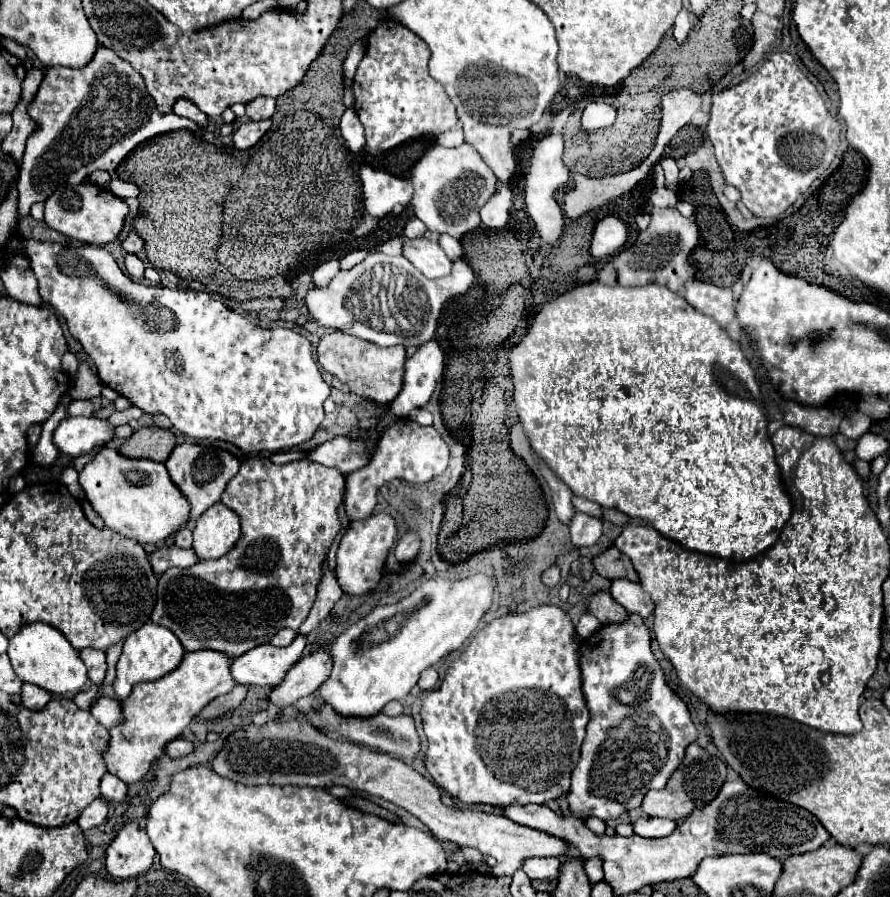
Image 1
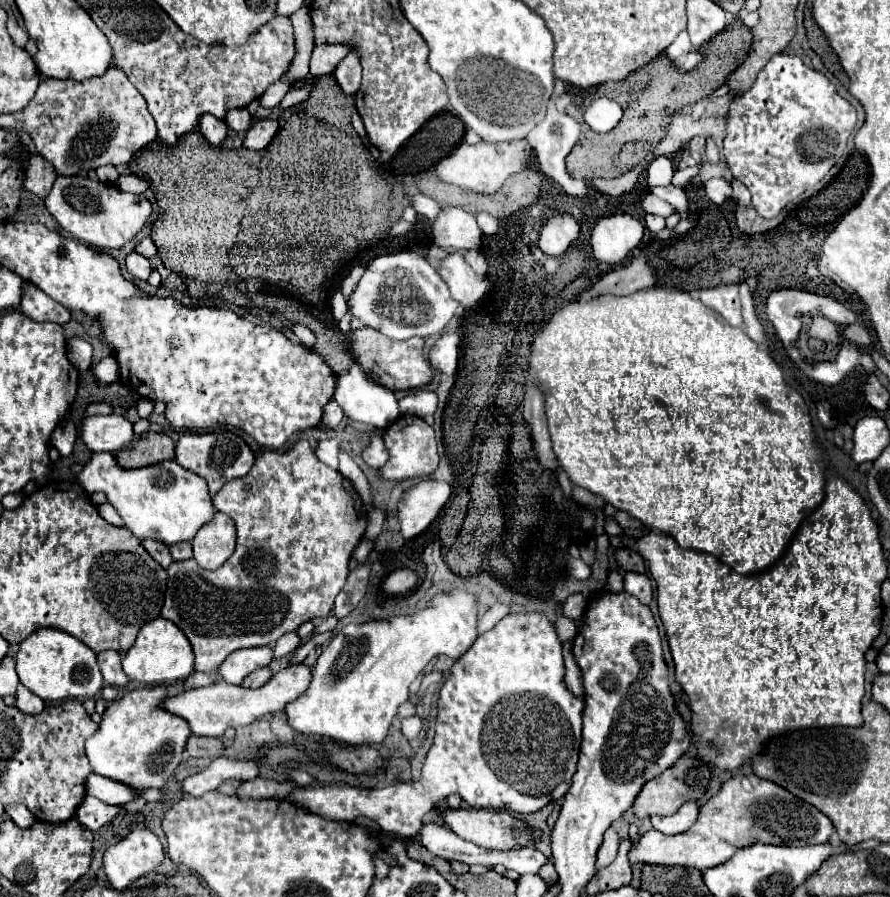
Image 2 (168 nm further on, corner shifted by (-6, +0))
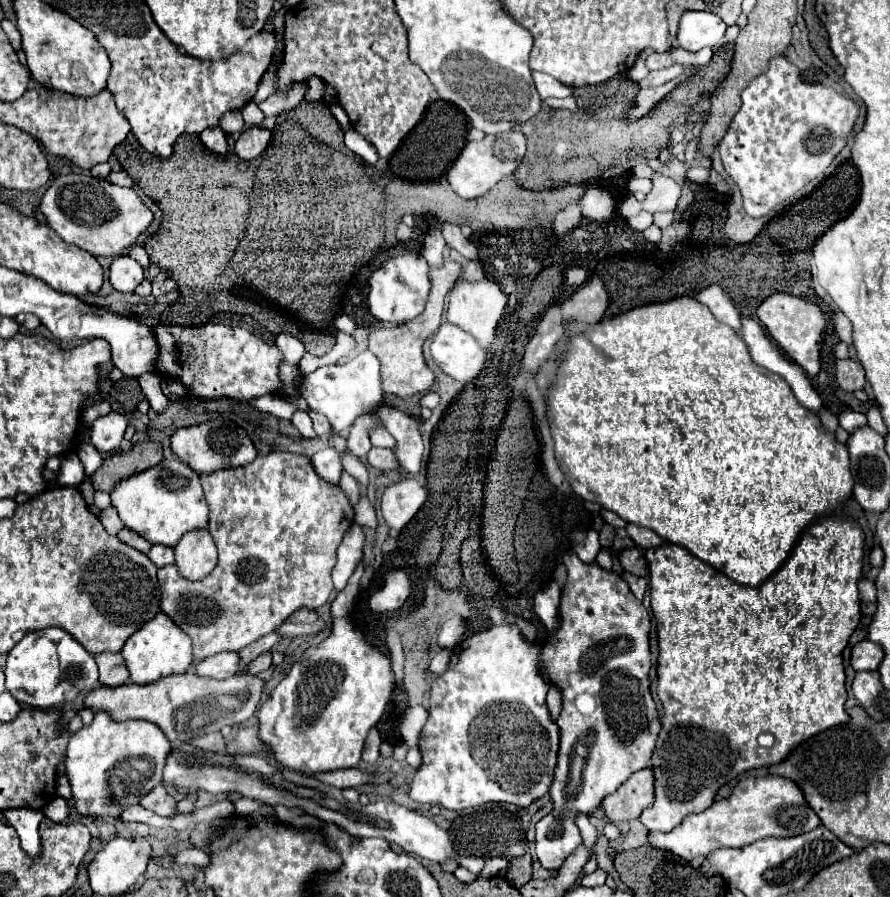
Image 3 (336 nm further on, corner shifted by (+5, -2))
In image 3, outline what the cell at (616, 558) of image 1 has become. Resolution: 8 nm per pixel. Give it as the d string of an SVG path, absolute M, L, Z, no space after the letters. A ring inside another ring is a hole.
M628 548L624 550L620 556L620 564L624 568L624 572L636 574L636 576L648 576L648 562L644 558L644 552L638 548Z

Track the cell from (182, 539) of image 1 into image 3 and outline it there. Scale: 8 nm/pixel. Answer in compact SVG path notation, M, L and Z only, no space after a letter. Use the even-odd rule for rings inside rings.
M154 544L148 552L148 558L158 566L168 566L168 564L174 564L174 550L170 546L160 546L160 544Z

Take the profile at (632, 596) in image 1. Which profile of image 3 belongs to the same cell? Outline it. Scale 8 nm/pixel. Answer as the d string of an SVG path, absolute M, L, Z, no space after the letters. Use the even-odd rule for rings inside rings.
M622 574L622 576L624 576L624 580L630 584L632 594L634 594L638 600L642 600L644 594L646 594L646 590L648 590L648 580L646 580L646 578L638 578L638 576L634 576L634 574Z

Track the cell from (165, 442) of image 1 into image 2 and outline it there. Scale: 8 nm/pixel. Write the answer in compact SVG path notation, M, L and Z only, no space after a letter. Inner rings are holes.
M147 432L145 438L137 440L133 446L125 446L117 452L117 462L123 468L141 468L175 458L175 442L167 434Z

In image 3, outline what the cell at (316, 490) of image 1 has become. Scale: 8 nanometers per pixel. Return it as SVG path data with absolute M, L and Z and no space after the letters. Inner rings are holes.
M270 452L266 456L258 456L254 462L250 464L244 464L244 466L238 466L238 468L224 468L224 470L216 470L216 472L210 472L210 474L202 474L200 476L202 480L202 488L206 492L206 500L208 500L208 506L210 506L210 534L218 546L218 566L214 568L214 572L210 572L204 580L198 580L198 582L188 582L186 578L182 578L176 570L176 566L164 566L158 570L158 580L160 580L160 588L162 588L162 610L188 634L192 636L192 646L194 646L194 658L196 660L202 660L202 658L208 658L212 654L218 654L218 652L224 652L224 650L240 650L244 646L248 646L250 642L262 638L264 634L270 634L276 630L278 624L282 624L282 620L286 620L286 616L290 616L292 612L300 610L300 608L320 608L322 604L328 602L334 586L332 586L332 578L330 578L330 572L336 564L336 550L342 542L342 536L346 532L346 528L350 528L352 520L354 520L354 510L352 510L352 504L348 502L346 494L334 486L334 484L328 484L326 480L322 480L310 458L308 456L302 456L302 454L292 454L292 452Z

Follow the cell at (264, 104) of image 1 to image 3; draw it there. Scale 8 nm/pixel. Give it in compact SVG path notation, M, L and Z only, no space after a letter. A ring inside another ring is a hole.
M276 66L274 70L268 70L268 72L262 76L260 86L258 86L258 92L256 92L256 96L254 96L254 102L256 102L256 104L264 102L264 100L274 92L274 88L276 88L276 72L278 72L278 66Z

